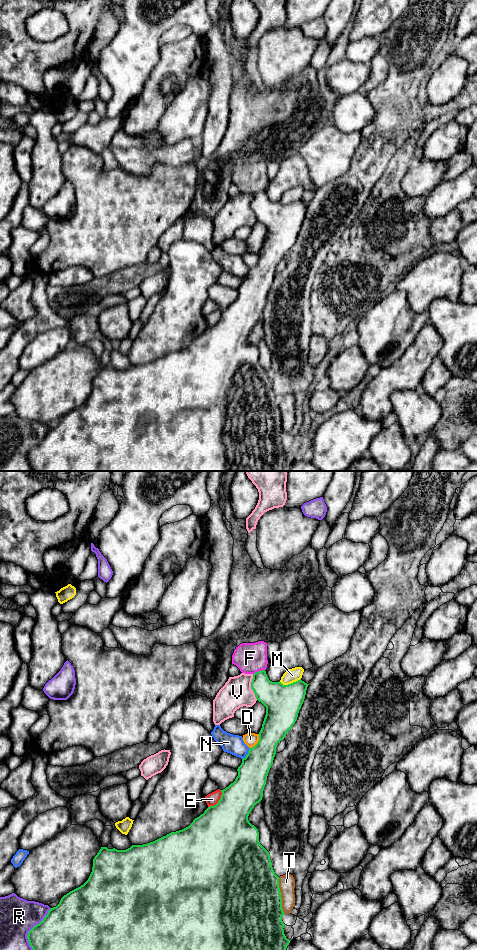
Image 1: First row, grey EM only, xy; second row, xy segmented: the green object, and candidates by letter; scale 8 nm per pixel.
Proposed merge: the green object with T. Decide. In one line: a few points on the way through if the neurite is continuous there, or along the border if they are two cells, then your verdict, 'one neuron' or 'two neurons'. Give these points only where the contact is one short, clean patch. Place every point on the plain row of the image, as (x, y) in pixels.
two neurons

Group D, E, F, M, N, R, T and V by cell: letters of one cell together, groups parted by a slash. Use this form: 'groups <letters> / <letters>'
groups D / E / F T / M / N / R / V

